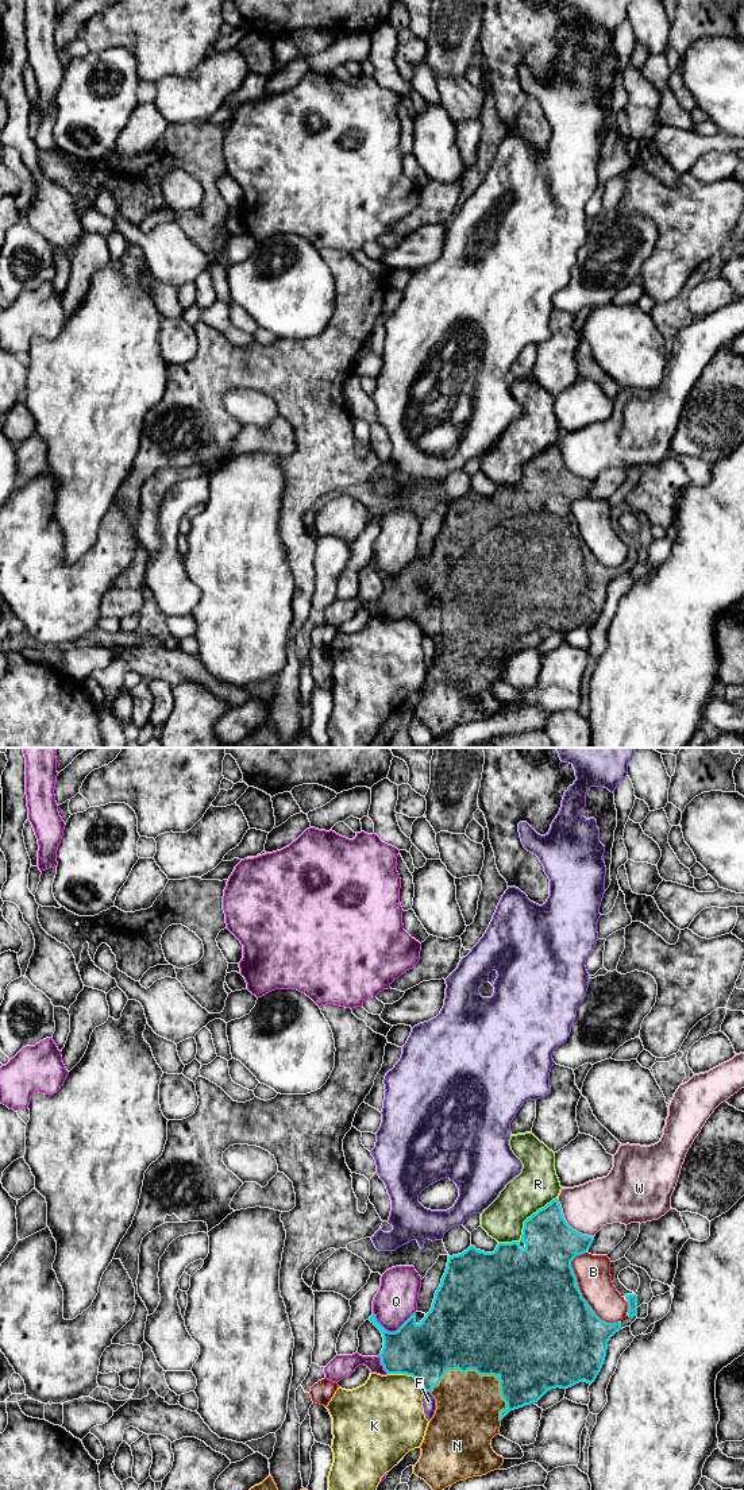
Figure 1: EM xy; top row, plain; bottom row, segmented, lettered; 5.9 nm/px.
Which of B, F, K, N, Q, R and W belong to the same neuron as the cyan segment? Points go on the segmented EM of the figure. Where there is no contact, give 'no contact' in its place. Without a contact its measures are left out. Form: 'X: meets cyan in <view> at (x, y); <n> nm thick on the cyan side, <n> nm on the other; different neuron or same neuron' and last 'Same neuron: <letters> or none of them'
B: meets cyan in xy at (581, 1294); 500 nm thick on the cyan side, 200 nm on the other; different neuron
F: meets cyan in xy at (428, 1390); 340 nm thick on the cyan side, 80 nm on the other; different neuron
K: meets cyan in xy at (408, 1374); 340 nm thick on the cyan side, 420 nm on the other; different neuron
N: meets cyan in xy at (477, 1371); 500 nm thick on the cyan side, 380 nm on the other; same neuron
Q: meets cyan in xy at (392, 1332); 340 nm thick on the cyan side, 240 nm on the other; different neuron
R: meets cyan in xy at (524, 1224); 300 nm thick on the cyan side, 240 nm on the other; different neuron
W: meets cyan in xy at (567, 1224); 300 nm thick on the cyan side, 280 nm on the other; different neuron
Same neuron: N

